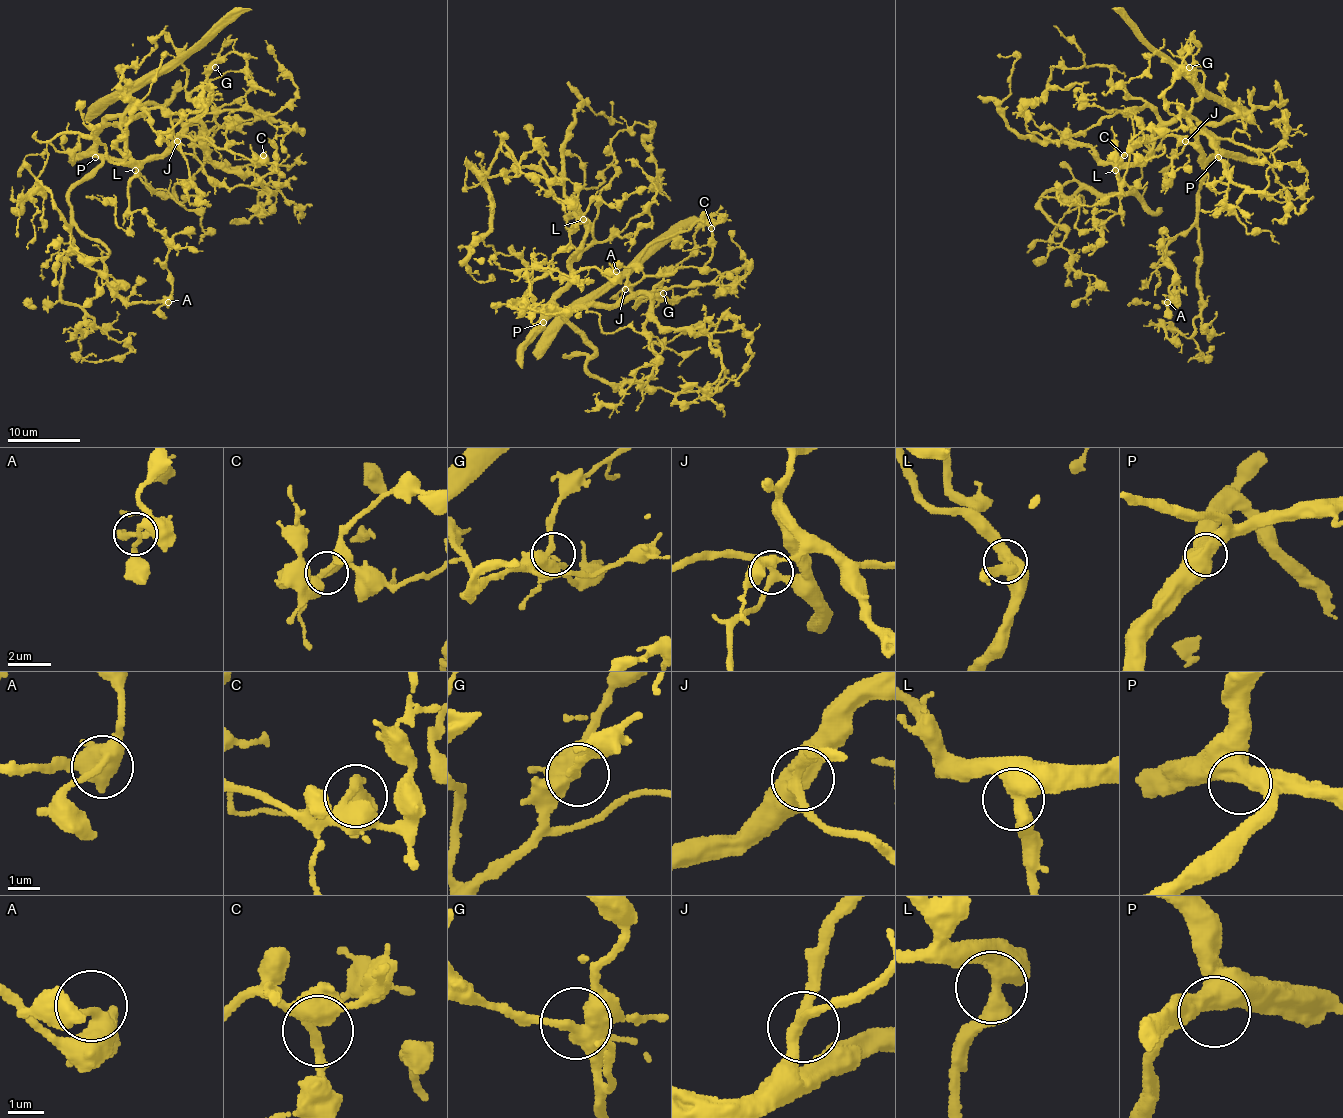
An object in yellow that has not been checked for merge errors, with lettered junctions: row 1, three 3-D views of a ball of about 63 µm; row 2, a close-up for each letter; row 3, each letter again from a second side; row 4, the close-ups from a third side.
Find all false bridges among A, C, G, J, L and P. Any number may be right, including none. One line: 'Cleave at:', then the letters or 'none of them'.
Cleave at: none of them

